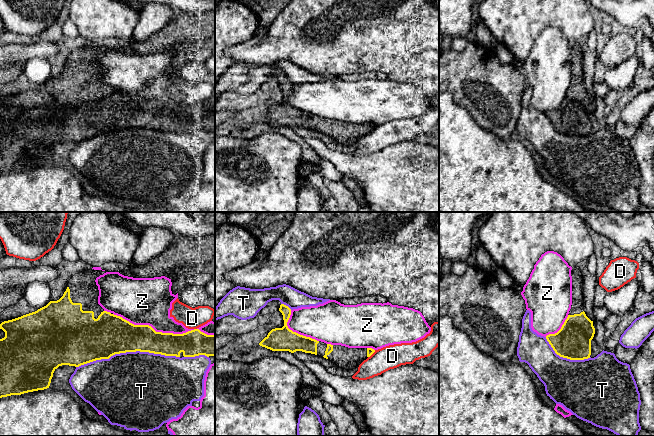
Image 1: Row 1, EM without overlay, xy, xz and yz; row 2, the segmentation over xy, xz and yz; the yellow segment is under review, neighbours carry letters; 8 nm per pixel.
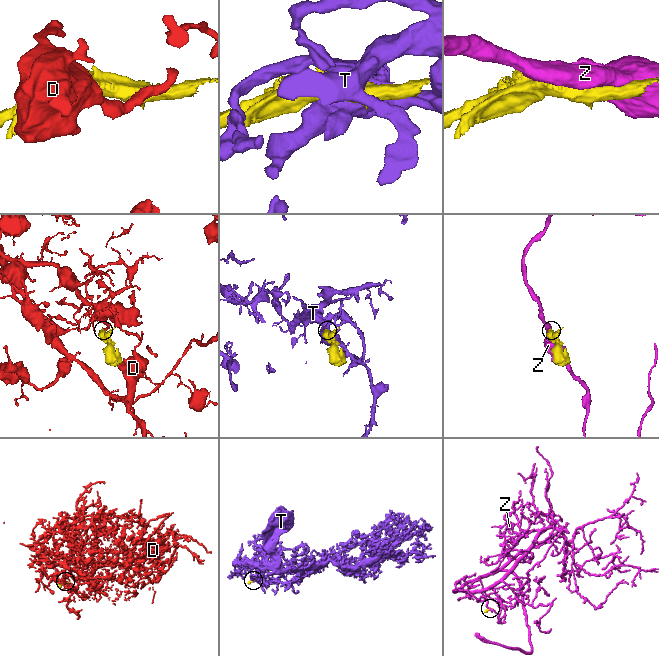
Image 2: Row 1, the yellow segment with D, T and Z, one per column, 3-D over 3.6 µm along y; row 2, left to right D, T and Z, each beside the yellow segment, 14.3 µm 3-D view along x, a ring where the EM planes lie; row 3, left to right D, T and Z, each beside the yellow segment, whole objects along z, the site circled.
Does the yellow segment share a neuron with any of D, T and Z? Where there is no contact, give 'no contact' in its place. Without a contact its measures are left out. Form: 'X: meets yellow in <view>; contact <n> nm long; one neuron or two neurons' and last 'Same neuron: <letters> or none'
D: meets yellow in xy; contact 30 nm long; two neurons
T: meets yellow in xy; contact 850 nm long; two neurons
Z: meets yellow in xy; contact 650 nm long; two neurons
Same neuron: none

